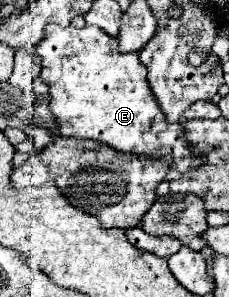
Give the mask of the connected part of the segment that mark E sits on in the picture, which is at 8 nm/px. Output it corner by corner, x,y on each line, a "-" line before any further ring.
46,26
44,38
36,44
42,58
40,78
50,86
50,112
58,124
60,136
88,138
110,148
146,158
182,158
192,156
188,142
180,138
180,124
168,126
160,106
152,98
146,82
146,70
138,54
120,54
116,38
96,26
62,28

